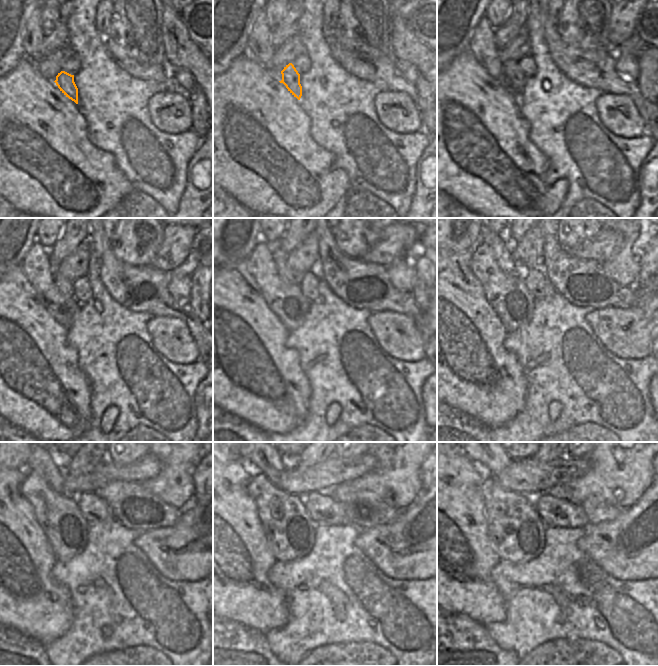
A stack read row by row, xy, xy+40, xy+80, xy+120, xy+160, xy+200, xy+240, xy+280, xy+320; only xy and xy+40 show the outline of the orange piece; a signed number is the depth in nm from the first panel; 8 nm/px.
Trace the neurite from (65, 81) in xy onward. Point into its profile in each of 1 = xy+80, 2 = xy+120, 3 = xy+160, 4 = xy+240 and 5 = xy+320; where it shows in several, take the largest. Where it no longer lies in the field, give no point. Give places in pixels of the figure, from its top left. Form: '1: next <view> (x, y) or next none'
1: next xy+80 (512, 69)
2: next xy+120 (64, 286)
3: next xy+160 (279, 256)
4: next xy+240 (42, 462)
5: next xy+320 (489, 462)

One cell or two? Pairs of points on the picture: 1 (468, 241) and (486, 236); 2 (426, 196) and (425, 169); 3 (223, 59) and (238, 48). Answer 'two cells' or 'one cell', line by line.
1: two cells
2: one cell
3: one cell

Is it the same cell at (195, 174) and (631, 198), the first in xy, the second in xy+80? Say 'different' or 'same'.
different

